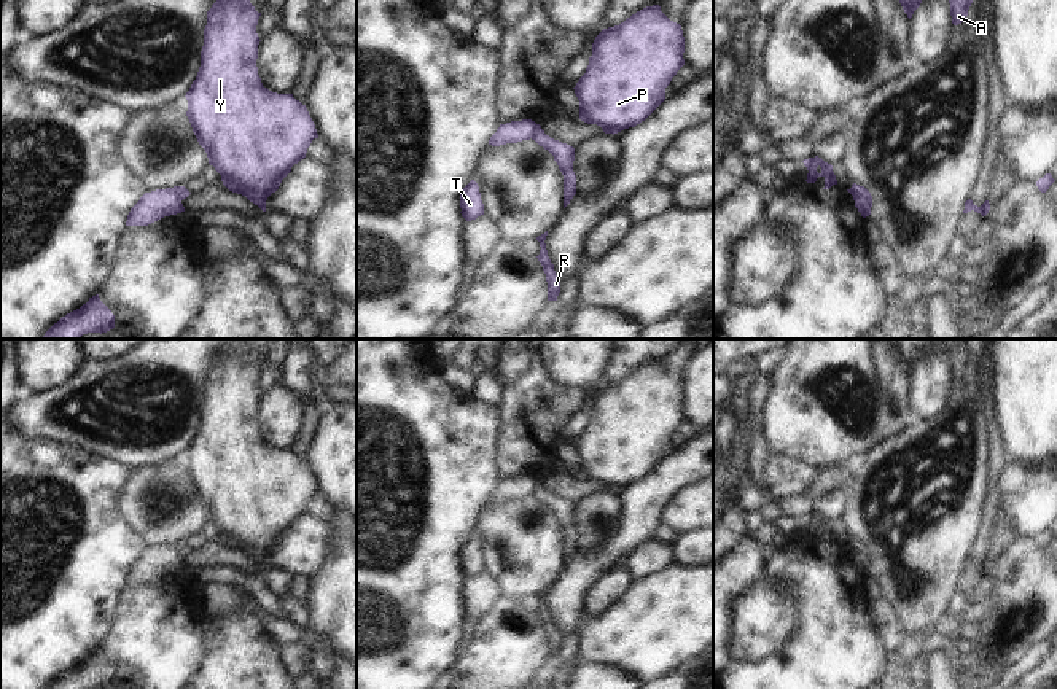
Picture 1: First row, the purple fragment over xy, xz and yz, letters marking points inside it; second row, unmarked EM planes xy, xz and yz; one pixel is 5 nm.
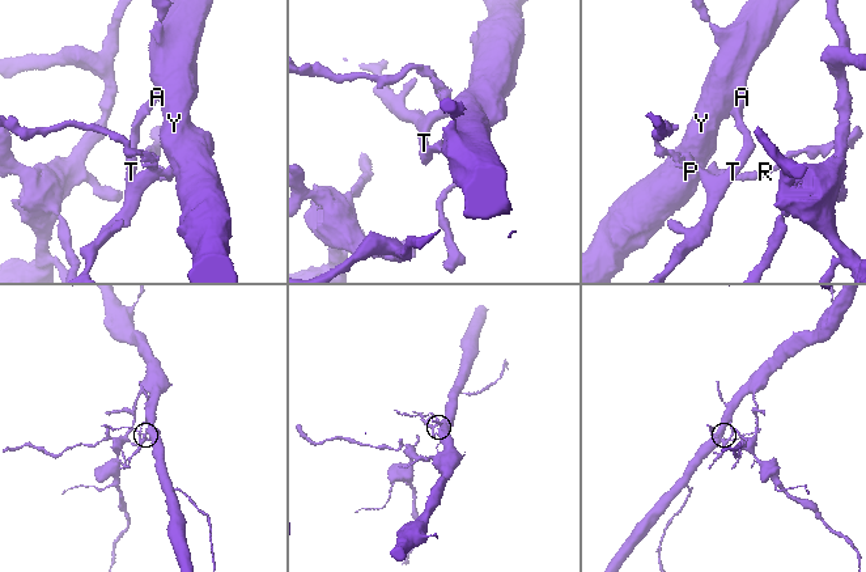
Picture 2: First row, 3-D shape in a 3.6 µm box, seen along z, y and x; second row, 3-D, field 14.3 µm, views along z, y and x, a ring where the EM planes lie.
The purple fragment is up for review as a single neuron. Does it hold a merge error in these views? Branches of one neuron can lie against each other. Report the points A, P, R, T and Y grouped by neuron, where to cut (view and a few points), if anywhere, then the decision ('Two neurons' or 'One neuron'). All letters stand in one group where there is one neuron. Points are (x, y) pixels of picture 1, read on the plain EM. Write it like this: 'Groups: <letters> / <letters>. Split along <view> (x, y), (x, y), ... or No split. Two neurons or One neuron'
Groups: A P T Y / R. Split along yz (854, 551), (871, 562). Two neurons

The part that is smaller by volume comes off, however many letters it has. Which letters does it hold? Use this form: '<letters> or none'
R

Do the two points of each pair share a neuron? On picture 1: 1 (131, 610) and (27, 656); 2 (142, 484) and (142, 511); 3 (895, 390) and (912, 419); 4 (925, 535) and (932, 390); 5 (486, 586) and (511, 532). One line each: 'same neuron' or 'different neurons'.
1: different neurons
2: same neuron
3: different neurons
4: different neurons
5: different neurons

